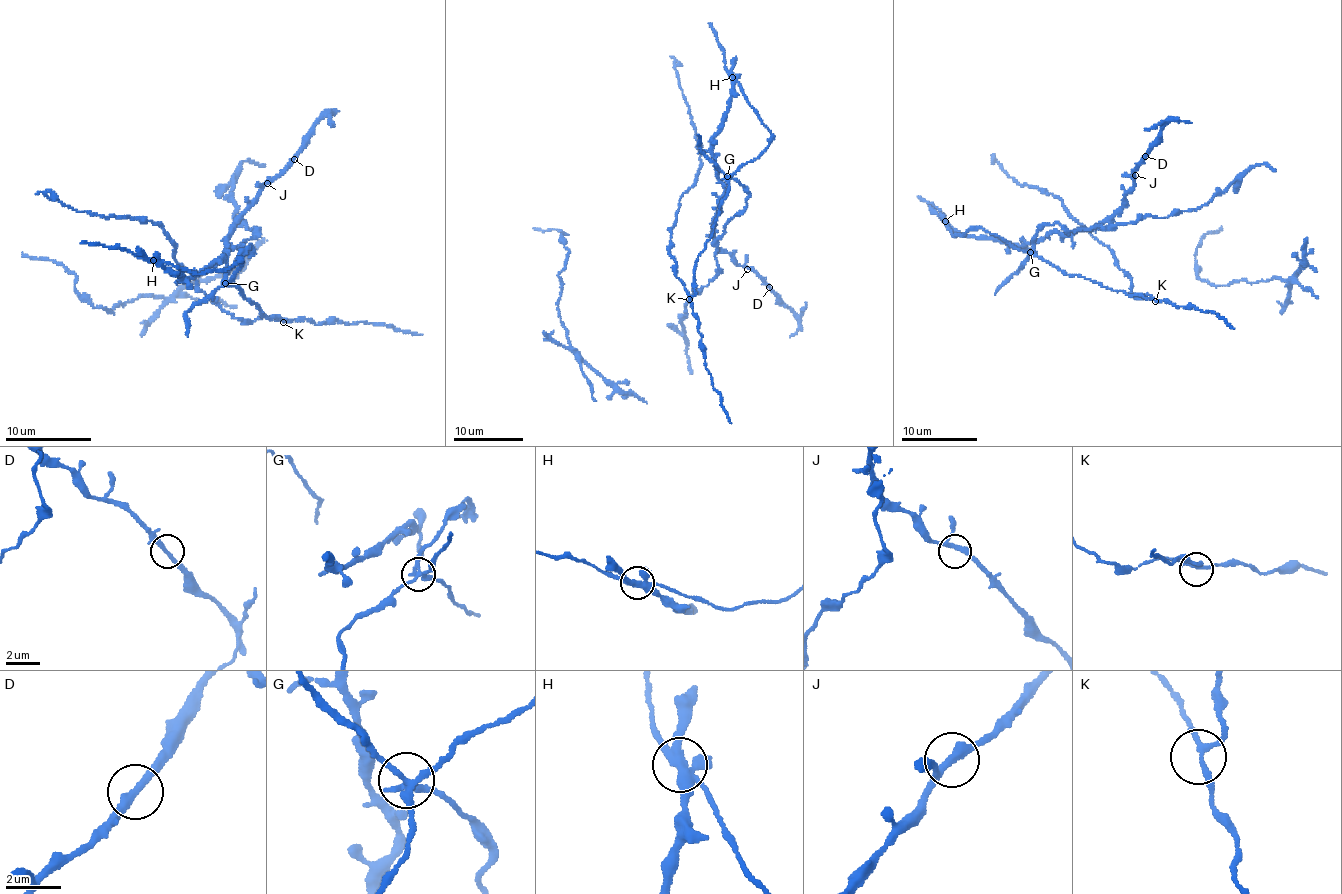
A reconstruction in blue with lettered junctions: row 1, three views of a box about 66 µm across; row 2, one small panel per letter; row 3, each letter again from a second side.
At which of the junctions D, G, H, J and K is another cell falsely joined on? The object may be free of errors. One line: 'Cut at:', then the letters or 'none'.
Cut at: G

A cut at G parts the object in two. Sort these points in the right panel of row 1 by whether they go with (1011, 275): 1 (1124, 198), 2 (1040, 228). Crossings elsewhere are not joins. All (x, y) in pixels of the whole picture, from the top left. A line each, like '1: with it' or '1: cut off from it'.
1: cut off from it
2: with it

